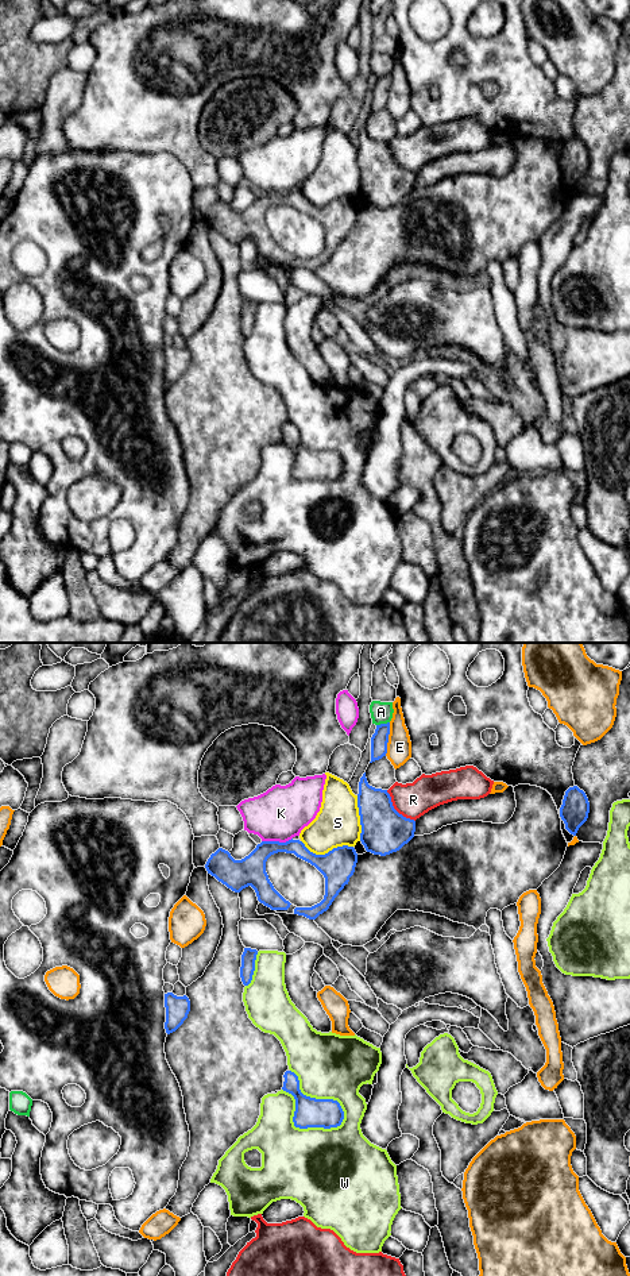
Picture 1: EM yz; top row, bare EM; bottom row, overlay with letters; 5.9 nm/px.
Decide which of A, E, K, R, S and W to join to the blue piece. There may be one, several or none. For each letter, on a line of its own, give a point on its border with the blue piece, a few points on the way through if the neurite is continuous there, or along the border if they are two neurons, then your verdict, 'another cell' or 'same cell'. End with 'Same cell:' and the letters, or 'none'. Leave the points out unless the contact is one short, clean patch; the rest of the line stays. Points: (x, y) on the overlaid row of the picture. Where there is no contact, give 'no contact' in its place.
A: contact yz (382, 724); another cell
E: contact yz (387, 739); another cell
K: contact yz (277, 841); another cell
R: contact yz (394, 809); another cell
S: contact yz (327, 854); another cell
W: contact yz (321, 1099); another cell
Same cell: none

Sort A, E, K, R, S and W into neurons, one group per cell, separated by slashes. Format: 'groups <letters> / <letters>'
groups A / E / K / R / S / W

